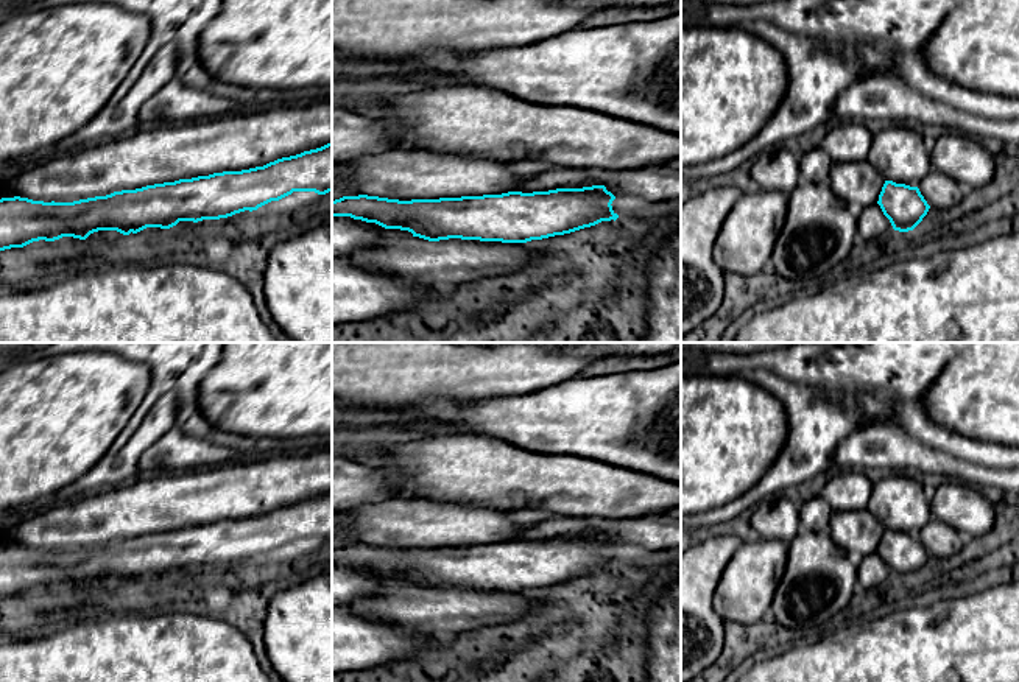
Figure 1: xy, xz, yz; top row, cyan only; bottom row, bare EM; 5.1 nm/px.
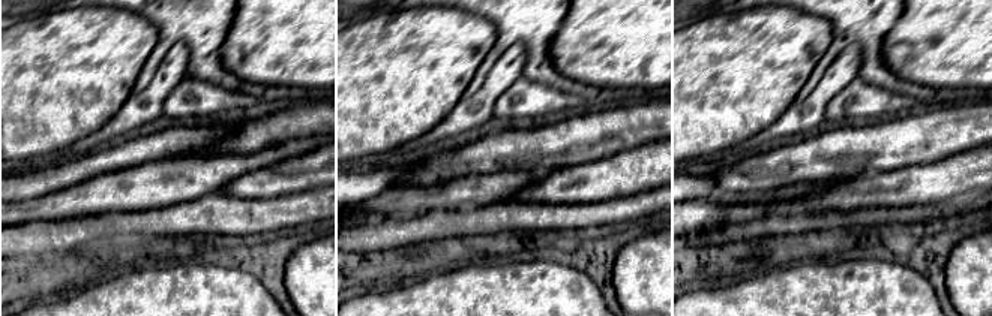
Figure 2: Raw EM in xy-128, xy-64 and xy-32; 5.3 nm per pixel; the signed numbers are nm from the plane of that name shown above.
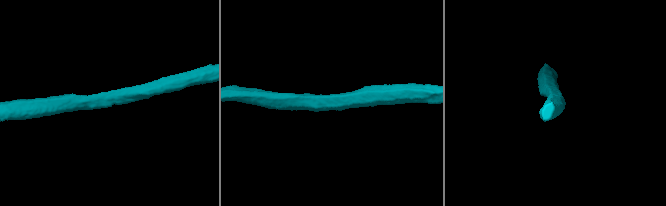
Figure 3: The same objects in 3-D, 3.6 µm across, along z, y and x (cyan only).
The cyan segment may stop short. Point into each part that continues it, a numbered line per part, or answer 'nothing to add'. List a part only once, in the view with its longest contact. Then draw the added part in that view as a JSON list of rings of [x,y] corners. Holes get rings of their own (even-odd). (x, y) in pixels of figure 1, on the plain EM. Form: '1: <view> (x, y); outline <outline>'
nothing to add

